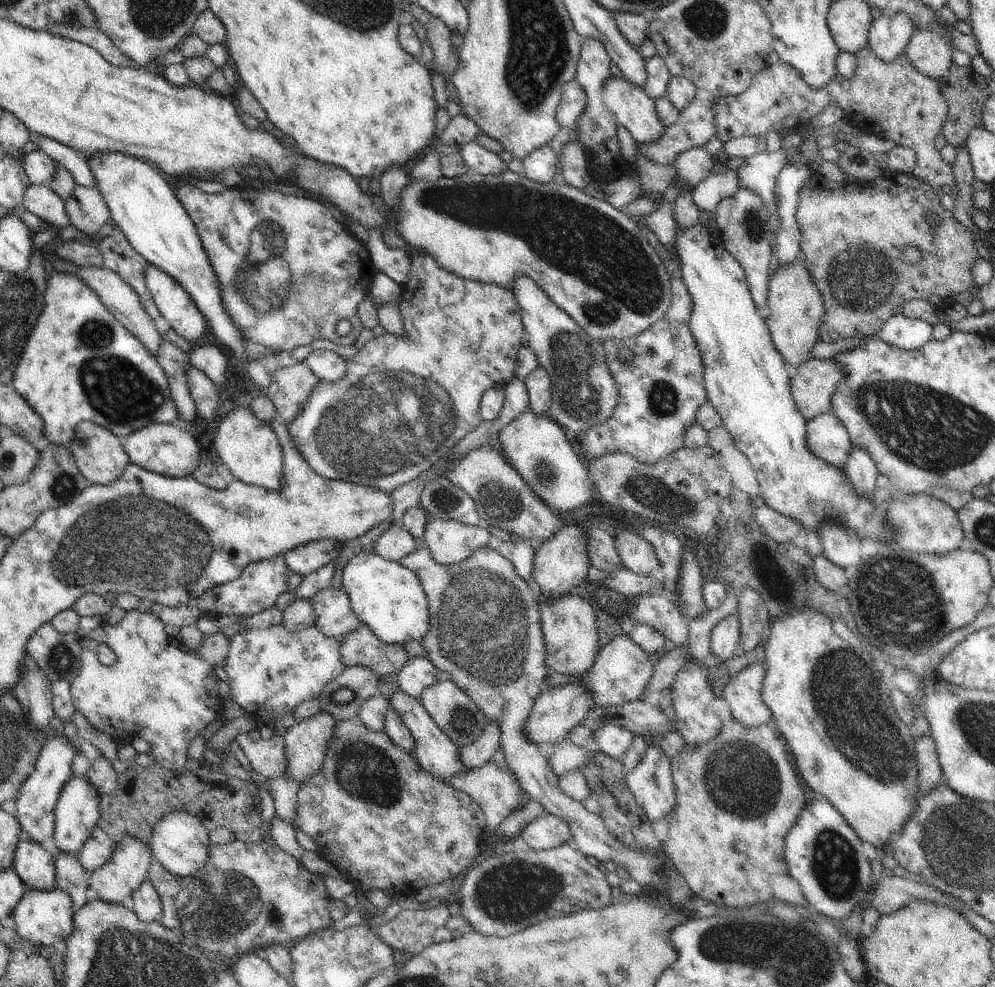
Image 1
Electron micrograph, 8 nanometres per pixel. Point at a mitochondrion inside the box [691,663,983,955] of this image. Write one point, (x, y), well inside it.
(740, 782)

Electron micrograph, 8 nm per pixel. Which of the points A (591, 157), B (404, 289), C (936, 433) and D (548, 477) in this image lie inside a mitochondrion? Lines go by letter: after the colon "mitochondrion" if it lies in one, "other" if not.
A: other
B: other
C: mitochondrion
D: mitochondrion

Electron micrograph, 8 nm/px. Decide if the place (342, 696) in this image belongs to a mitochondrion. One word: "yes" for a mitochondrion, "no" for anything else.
yes

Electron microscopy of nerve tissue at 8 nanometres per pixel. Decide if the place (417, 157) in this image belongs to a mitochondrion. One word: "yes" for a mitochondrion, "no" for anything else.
no

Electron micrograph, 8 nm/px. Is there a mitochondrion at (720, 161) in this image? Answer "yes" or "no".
no

